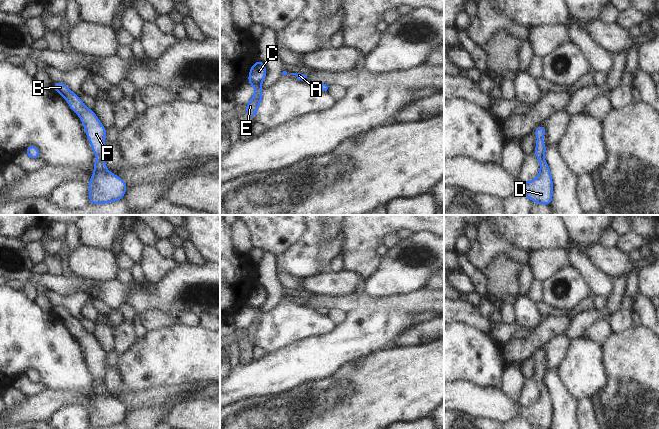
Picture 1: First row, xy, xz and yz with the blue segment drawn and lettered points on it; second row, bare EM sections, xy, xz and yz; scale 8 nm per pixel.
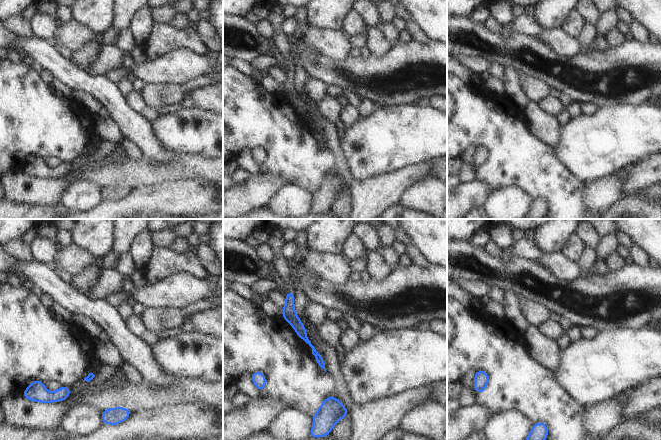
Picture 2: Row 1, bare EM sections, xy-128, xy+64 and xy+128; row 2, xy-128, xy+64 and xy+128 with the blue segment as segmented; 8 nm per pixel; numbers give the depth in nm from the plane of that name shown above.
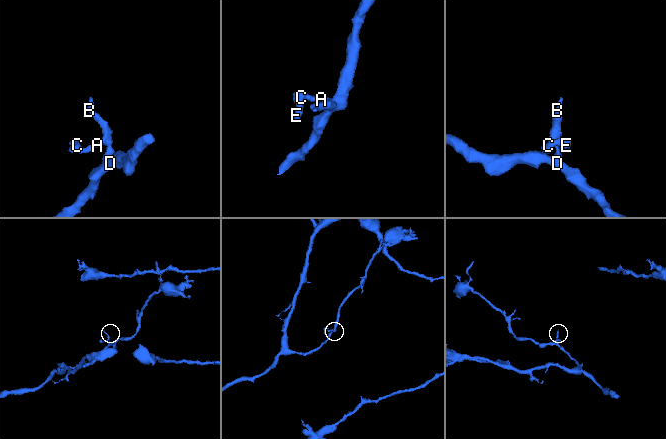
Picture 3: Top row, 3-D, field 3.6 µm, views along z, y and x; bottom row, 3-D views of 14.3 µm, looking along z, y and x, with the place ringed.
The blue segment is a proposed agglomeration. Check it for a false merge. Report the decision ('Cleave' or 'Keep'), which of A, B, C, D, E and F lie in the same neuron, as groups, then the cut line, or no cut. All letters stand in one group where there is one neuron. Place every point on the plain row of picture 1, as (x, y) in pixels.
Keep. Groups: A B C D E F. No split

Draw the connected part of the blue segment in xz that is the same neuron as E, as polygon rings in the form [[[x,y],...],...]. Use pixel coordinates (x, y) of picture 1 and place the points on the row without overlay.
[[[257,284],[255,288],[251,291],[248,302],[248,307],[250,307],[256,313],[252,323],[246,329],[246,337],[250,341],[255,342],[257,340],[257,332],[258,329],[261,327],[263,316],[263,313],[260,310],[264,305],[265,300],[266,291],[263,286]]]

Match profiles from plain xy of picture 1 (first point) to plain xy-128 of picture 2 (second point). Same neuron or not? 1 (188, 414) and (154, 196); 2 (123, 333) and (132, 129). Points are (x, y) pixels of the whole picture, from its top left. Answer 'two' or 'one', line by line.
1: one
2: two

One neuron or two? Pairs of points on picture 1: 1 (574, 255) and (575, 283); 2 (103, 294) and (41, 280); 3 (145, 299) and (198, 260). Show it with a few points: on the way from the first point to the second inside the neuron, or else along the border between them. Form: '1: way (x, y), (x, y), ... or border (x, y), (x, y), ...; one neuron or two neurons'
1: border (572, 265), (588, 286); two neurons
2: way (88, 286), (56, 284); one neuron
3: border (185, 259), (196, 265), (202, 265), (205, 262); two neurons

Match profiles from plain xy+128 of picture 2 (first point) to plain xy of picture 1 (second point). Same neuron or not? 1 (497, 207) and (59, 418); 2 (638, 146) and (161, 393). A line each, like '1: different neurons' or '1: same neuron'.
1: same neuron
2: different neurons

